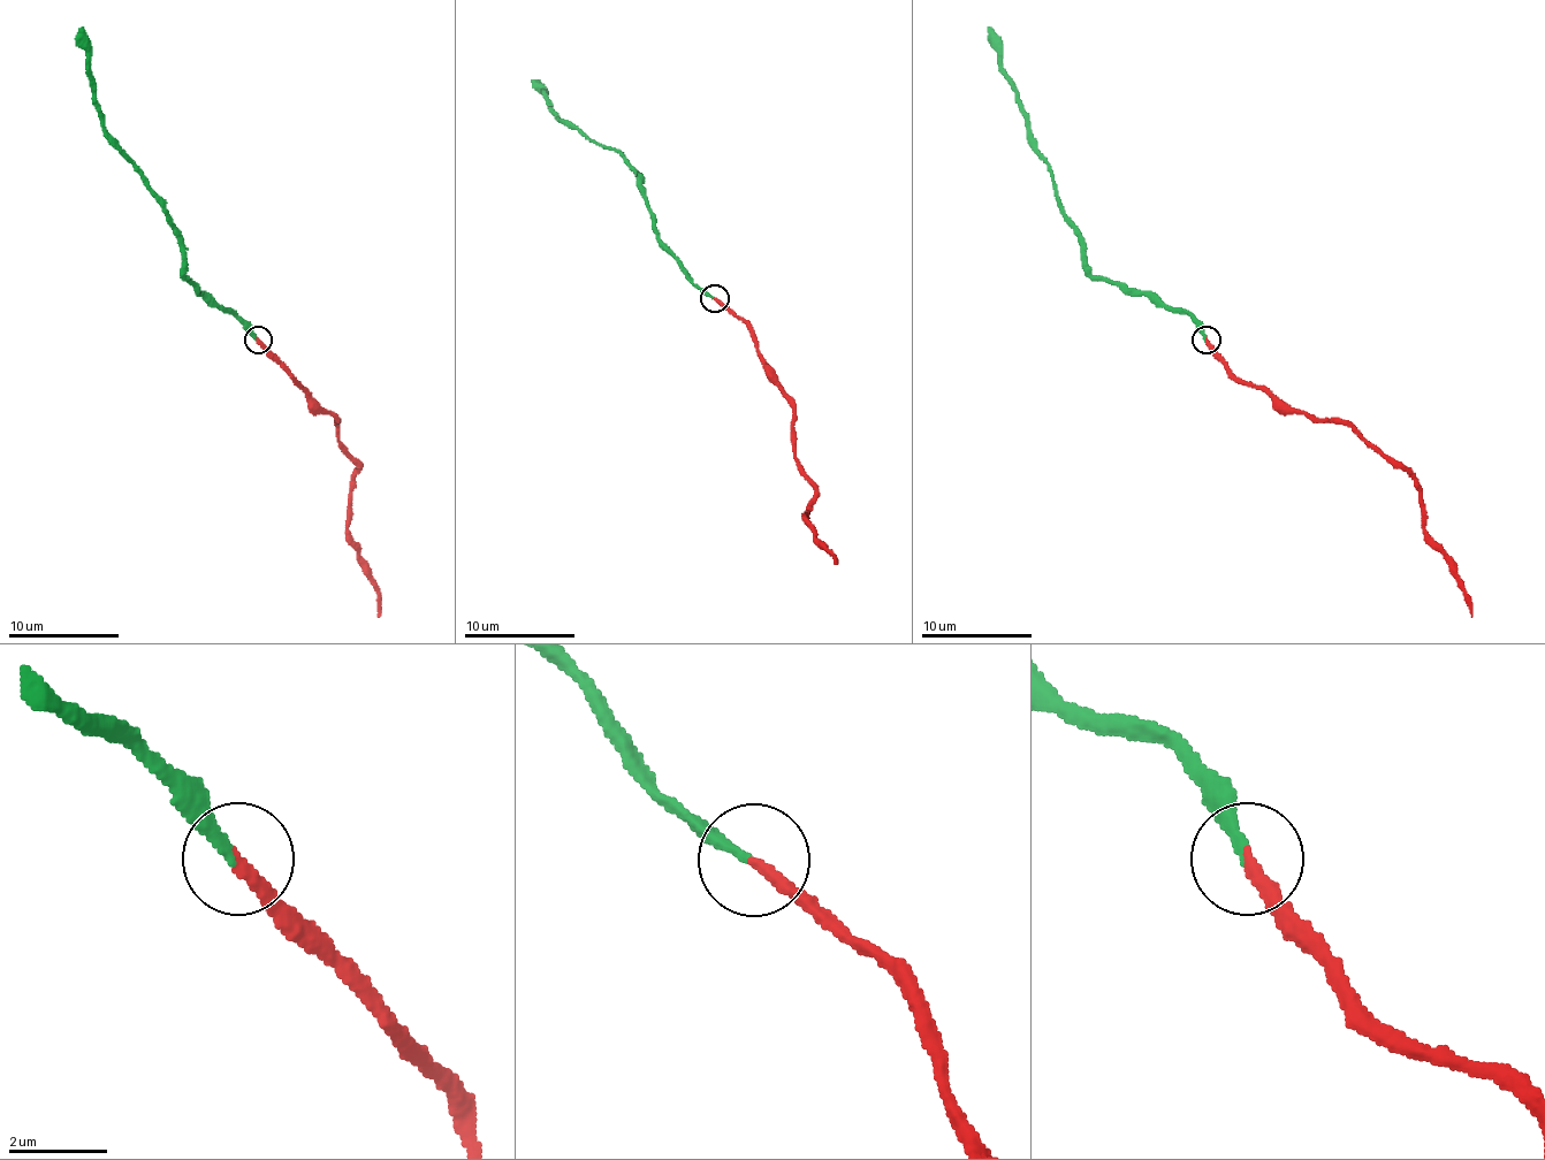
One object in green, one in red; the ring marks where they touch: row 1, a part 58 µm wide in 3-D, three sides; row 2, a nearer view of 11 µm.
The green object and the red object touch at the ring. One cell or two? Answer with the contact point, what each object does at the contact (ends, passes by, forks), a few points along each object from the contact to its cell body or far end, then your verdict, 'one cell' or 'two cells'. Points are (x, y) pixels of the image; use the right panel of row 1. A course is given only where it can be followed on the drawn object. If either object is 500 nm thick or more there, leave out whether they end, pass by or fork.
at (1205, 340); green ends there; red ends there; green runs (1207, 341), (1185, 313), (1090, 274), (1079, 229), (1026, 123), (1014, 82), (1001, 66), (1001, 40), (987, 27); red runs (1207, 341), (1240, 380), (1318, 421), (1348, 421), (1399, 465), (1418, 490), (1421, 527), (1471, 616); one cell

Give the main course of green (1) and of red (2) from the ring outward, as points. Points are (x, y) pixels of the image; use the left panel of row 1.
1: (256, 341), (183, 274), (179, 229), (161, 199), (103, 123), (89, 66), (89, 40), (81, 27)
2: (259, 341), (336, 421), (336, 437), (359, 465), (350, 490), (348, 541), (373, 580), (381, 616)

